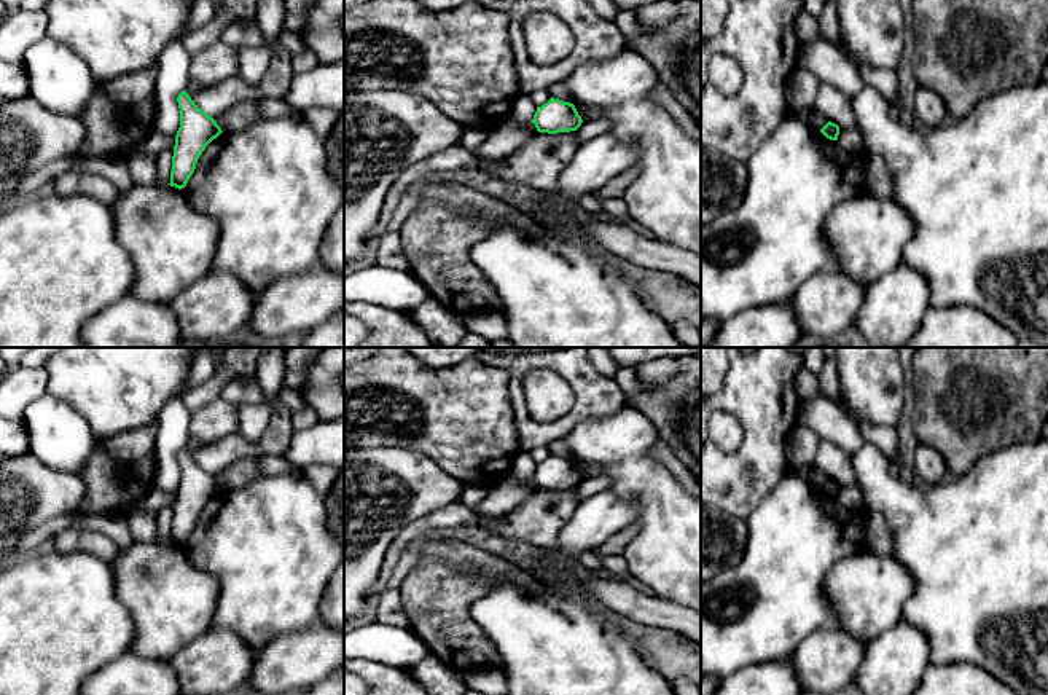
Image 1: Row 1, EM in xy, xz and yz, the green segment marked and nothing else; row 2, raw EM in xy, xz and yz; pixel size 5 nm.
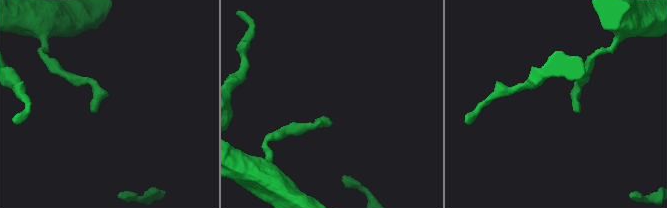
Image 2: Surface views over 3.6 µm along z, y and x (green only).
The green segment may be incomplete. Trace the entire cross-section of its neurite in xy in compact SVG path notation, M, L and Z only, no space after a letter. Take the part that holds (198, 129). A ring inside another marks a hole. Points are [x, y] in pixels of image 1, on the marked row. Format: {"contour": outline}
{"contour": "M186 91L178 94L177 102L180 108L180 128L175 135L169 185L182 190L193 175L205 147L223 131L212 116L194 104Z"}

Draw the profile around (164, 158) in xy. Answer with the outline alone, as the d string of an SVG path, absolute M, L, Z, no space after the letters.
M174 147L166 148L158 155L158 187L167 187L170 183Z

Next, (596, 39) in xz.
M416 0L424 8L441 13L468 2L478 2L491 11L510 16L508 35L514 53L521 94L549 89L565 81L572 72L588 62L618 57L628 41L620 29L599 16L588 0ZM534 13L549 13L569 26L575 37L575 48L559 62L537 65L526 48L524 21Z

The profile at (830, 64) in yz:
M825 40L801 43L798 64L812 72L820 83L836 88L849 99L865 86L847 54Z

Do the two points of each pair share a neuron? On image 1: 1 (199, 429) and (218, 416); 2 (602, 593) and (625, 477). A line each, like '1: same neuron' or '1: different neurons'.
1: same neuron
2: different neurons

